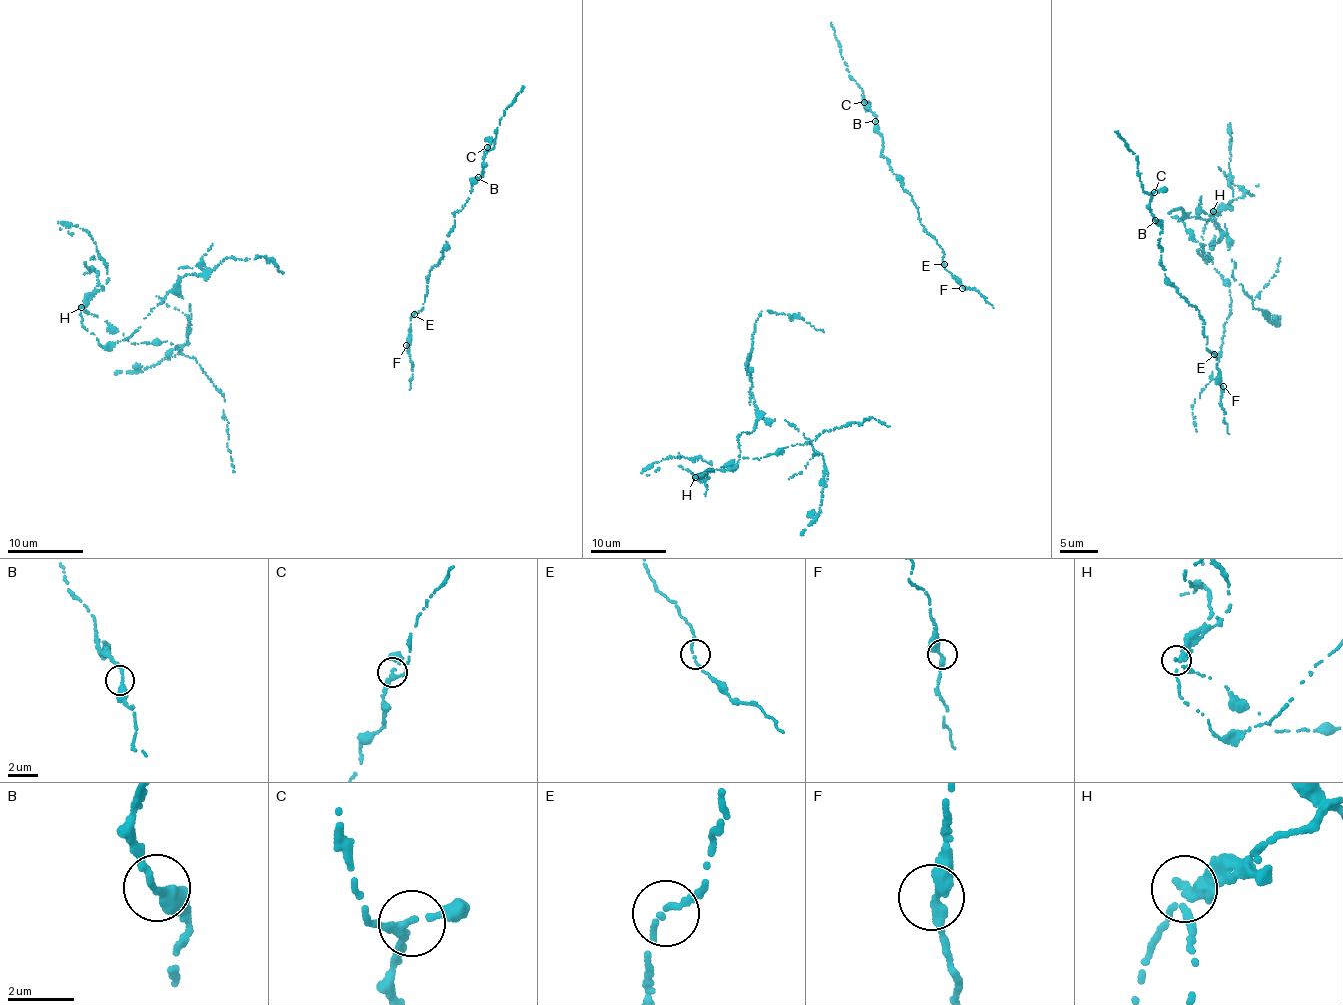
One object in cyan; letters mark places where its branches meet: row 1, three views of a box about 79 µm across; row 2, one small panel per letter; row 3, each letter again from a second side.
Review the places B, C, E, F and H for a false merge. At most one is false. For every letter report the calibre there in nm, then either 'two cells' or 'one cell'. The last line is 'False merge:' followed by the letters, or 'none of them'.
B: calibre 300 nm; one cell
C: calibre 200 nm; one cell
E: calibre 160 nm; one cell
F: calibre 300 nm; one cell
H: calibre 220 nm; two cells
False merge: H

